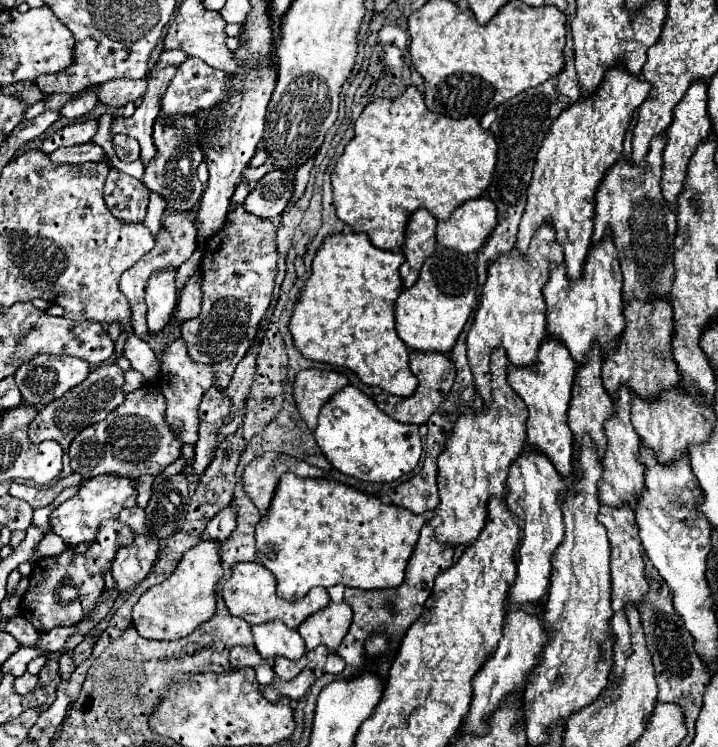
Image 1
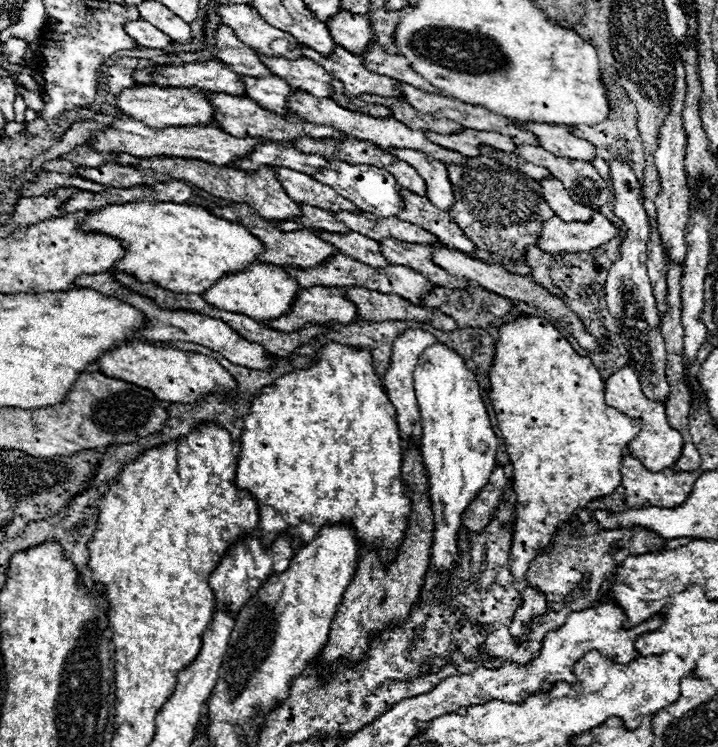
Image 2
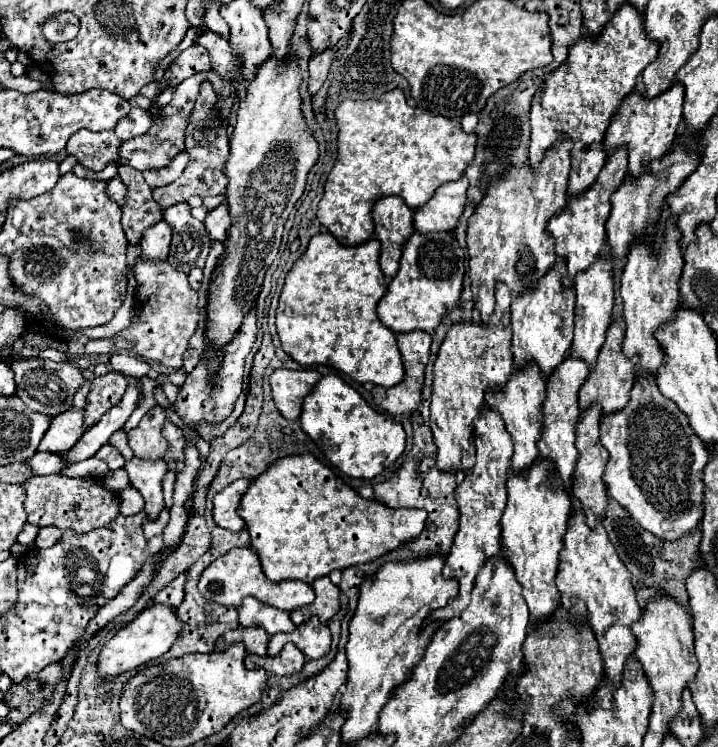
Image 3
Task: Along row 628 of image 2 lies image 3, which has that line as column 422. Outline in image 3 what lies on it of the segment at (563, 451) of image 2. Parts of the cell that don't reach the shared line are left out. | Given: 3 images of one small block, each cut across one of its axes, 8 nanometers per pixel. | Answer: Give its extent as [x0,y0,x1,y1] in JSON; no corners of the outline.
[238,454,426,584]

